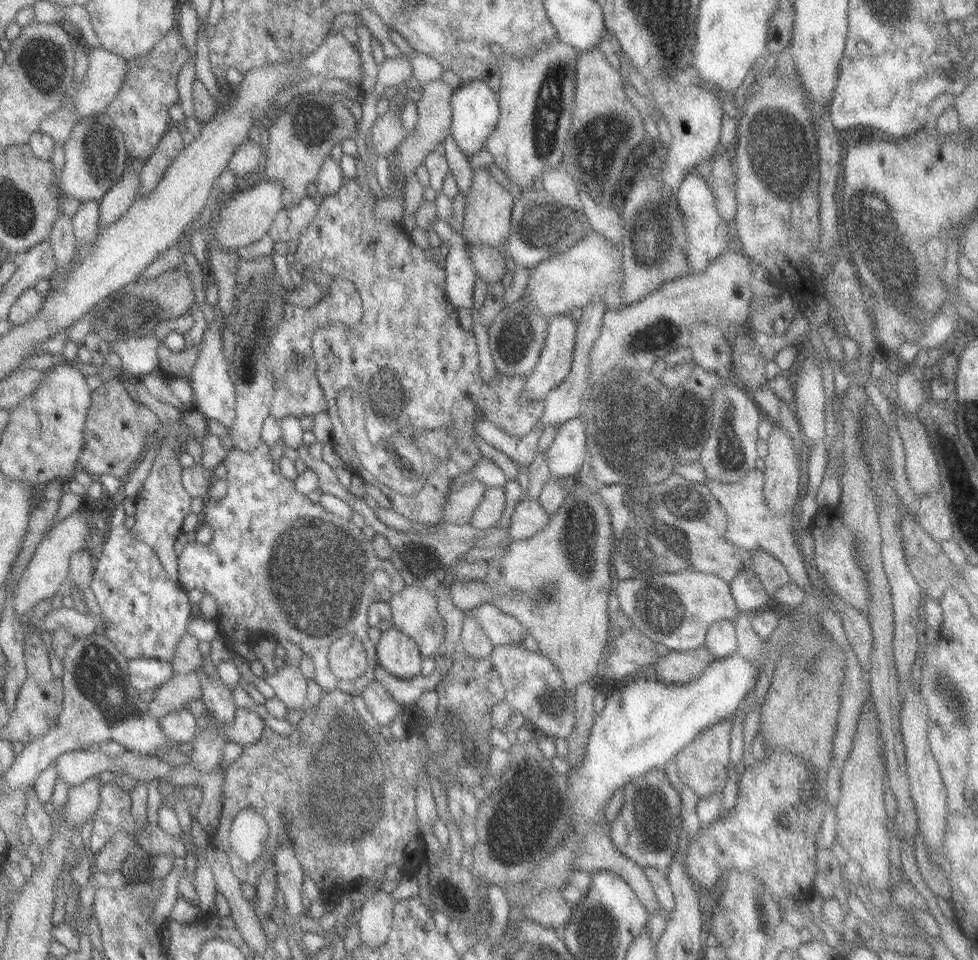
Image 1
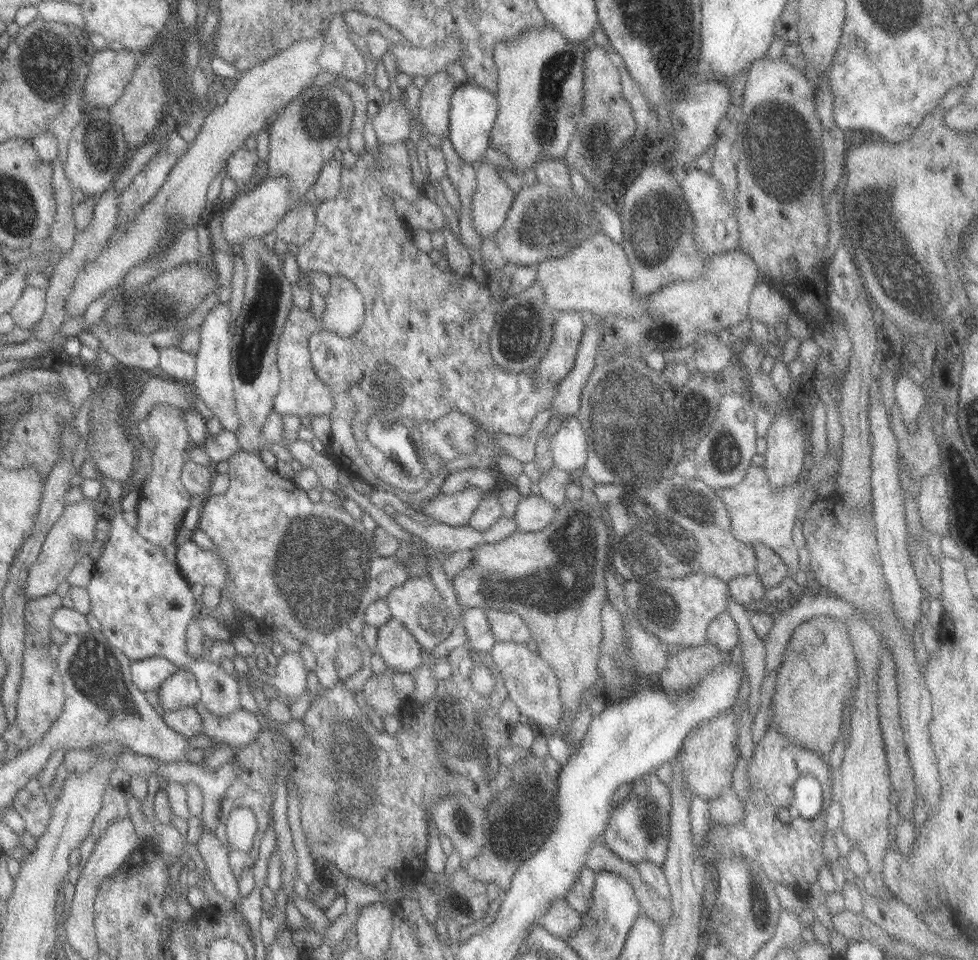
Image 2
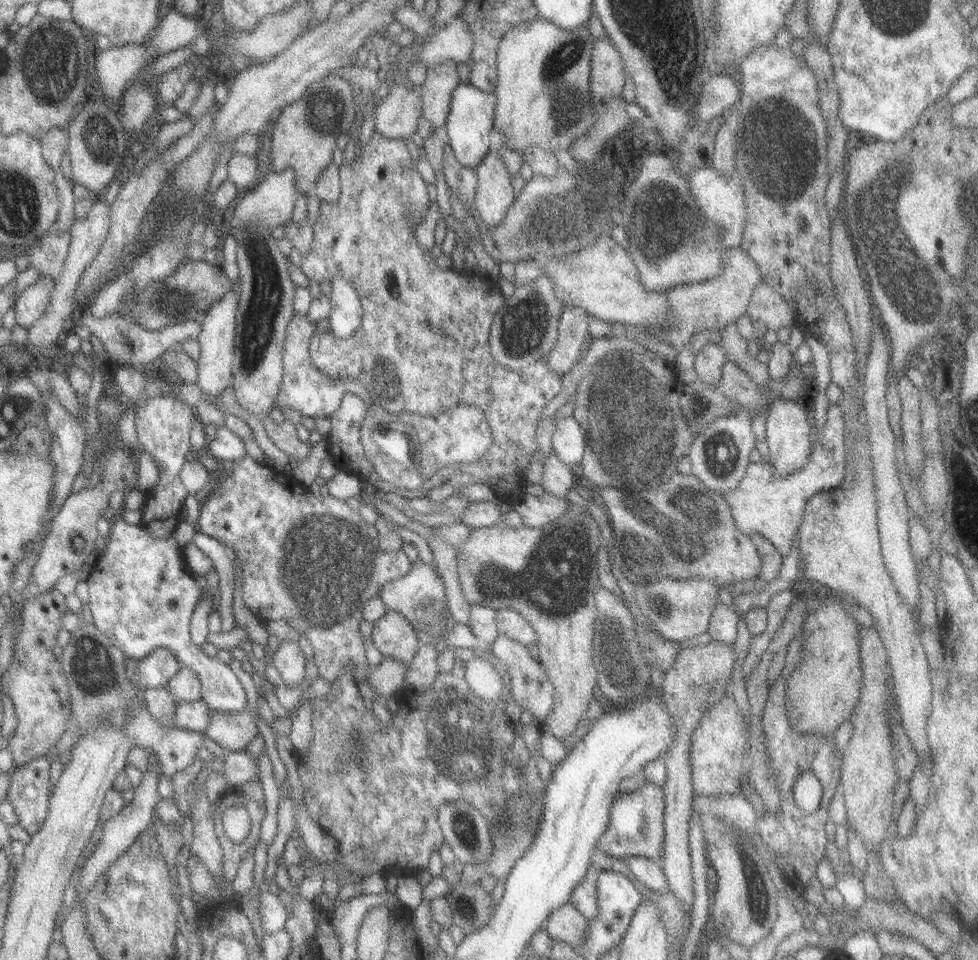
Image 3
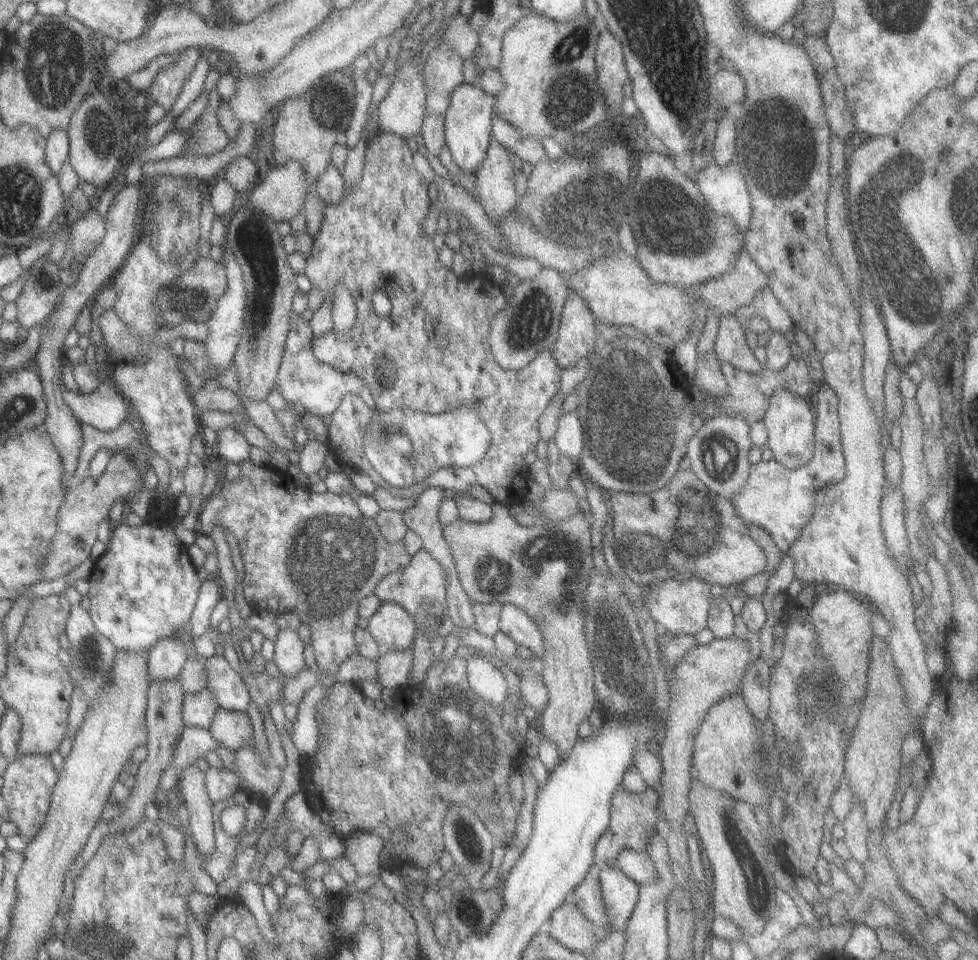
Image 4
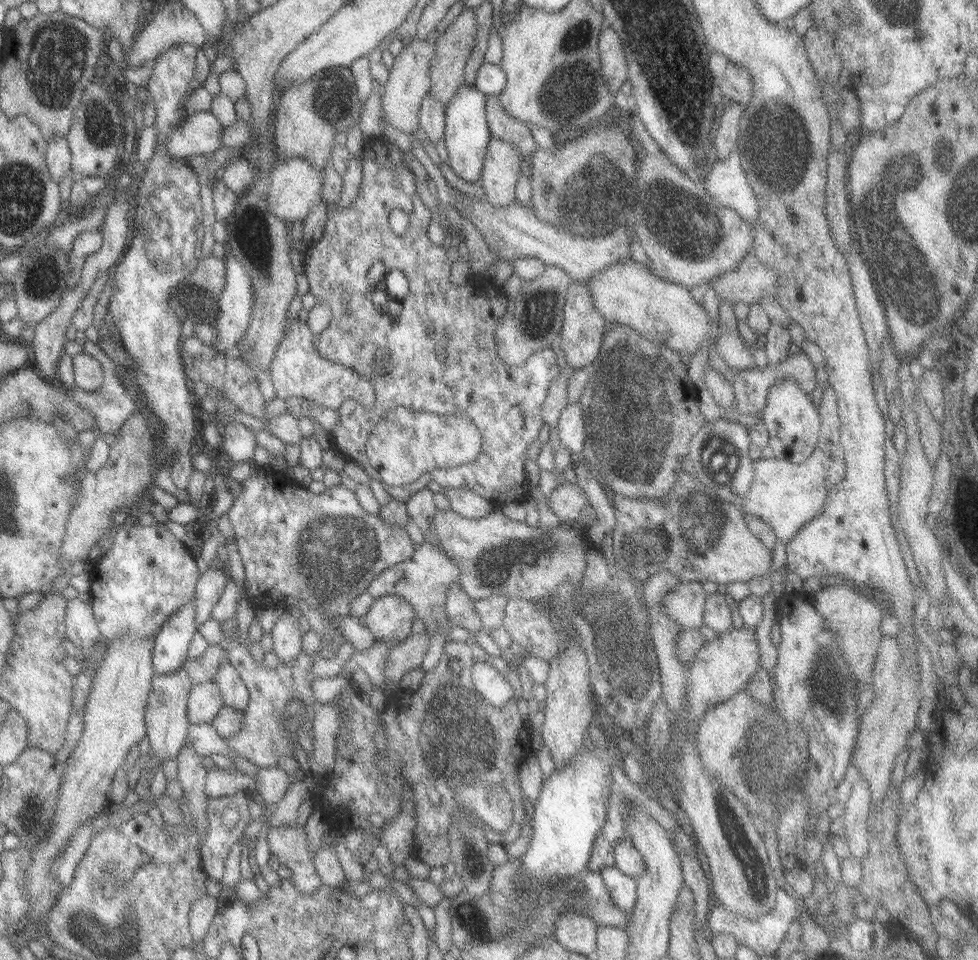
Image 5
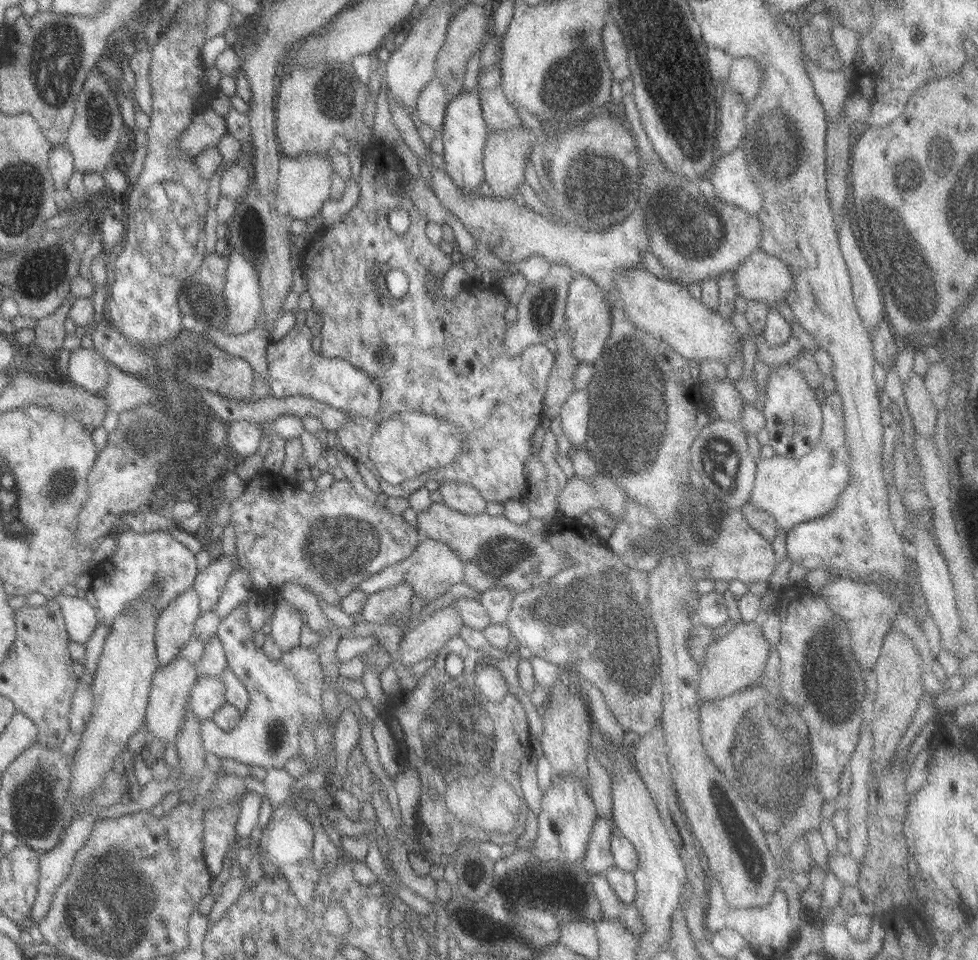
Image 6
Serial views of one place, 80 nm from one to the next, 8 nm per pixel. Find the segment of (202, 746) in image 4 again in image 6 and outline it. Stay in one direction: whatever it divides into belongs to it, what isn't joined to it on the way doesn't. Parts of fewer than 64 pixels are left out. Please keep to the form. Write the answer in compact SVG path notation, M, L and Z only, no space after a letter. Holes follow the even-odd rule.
M246 602L238 604L227 616L220 619L216 637L221 643L226 658L226 668L243 683L248 692L248 703L245 710L240 713L236 726L229 731L221 731L211 719L200 722L199 741L201 741L206 754L215 754L219 758L229 758L229 760L257 766L257 768L264 770L290 768L300 758L298 742L300 732L304 727L307 727L312 735L315 726L323 719L320 707L322 670L318 663L318 656L311 648L307 647L297 646L281 653L281 656L276 660L267 659L263 655L263 651L253 645L252 631L247 625L245 604Z

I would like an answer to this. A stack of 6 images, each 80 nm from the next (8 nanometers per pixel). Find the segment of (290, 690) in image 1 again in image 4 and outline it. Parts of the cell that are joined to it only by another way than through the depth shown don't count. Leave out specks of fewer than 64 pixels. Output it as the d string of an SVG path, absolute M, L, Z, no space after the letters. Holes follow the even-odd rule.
M278 629L273 640L274 651L273 664L277 667L278 674L287 678L294 678L305 669L303 662L303 642L299 639L297 632L289 629Z

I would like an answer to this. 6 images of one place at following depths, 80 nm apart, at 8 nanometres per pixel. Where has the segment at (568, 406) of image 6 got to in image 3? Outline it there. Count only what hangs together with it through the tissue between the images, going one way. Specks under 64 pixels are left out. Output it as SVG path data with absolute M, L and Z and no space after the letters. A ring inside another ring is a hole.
M556 417L551 438L552 454L569 469L580 464L585 449L584 429L572 417Z

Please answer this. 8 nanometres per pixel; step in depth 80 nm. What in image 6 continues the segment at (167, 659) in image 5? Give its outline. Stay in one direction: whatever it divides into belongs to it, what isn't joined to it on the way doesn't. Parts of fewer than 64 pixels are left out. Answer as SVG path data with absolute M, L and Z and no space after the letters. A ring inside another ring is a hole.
M191 586L156 617L154 645L158 666L169 665L181 654L182 647L192 635L193 623L199 613L198 603L197 594Z

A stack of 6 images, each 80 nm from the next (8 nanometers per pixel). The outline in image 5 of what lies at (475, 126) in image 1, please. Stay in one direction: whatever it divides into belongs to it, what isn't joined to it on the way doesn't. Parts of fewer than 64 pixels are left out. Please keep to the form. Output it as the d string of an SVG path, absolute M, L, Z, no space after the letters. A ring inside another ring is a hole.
M461 85L444 108L444 147L448 156L447 166L471 184L477 184L490 132L485 120L485 95L475 87Z

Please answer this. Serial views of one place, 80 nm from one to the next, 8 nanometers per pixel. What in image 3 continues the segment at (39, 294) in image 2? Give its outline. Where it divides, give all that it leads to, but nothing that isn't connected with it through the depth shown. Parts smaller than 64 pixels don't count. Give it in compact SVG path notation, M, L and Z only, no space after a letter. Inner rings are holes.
M39 274L35 283L18 293L11 306L17 326L24 329L29 328L43 314L53 285L54 278L46 274Z

